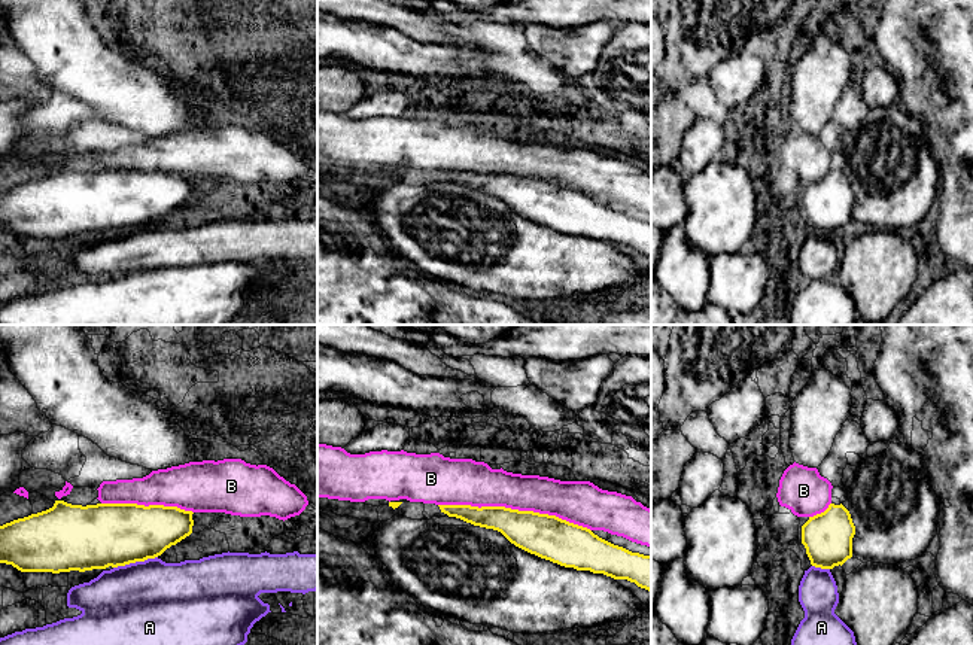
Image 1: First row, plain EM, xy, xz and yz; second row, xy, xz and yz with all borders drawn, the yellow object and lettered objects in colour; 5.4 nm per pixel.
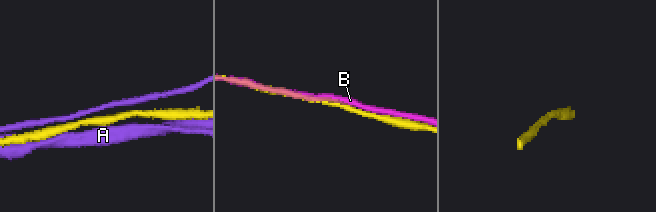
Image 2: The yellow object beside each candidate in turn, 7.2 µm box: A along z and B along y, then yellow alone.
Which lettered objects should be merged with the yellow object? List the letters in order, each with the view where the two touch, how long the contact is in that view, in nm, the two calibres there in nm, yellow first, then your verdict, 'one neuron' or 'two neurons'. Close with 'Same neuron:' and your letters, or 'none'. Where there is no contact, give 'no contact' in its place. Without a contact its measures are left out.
A: xy | 240 nm | 360/500 nm | two neurons
B: xz | 850 nm | 240/240 nm | one neuron
Same neuron: B

